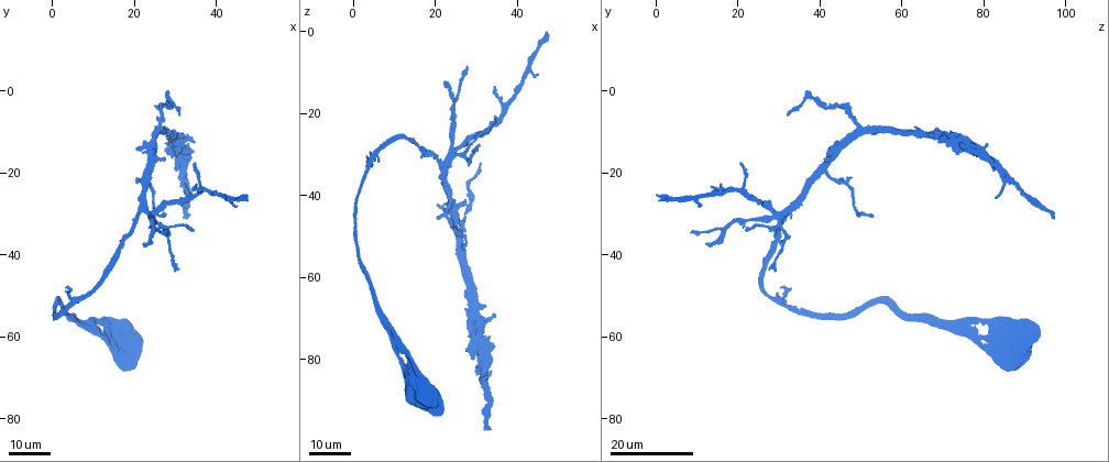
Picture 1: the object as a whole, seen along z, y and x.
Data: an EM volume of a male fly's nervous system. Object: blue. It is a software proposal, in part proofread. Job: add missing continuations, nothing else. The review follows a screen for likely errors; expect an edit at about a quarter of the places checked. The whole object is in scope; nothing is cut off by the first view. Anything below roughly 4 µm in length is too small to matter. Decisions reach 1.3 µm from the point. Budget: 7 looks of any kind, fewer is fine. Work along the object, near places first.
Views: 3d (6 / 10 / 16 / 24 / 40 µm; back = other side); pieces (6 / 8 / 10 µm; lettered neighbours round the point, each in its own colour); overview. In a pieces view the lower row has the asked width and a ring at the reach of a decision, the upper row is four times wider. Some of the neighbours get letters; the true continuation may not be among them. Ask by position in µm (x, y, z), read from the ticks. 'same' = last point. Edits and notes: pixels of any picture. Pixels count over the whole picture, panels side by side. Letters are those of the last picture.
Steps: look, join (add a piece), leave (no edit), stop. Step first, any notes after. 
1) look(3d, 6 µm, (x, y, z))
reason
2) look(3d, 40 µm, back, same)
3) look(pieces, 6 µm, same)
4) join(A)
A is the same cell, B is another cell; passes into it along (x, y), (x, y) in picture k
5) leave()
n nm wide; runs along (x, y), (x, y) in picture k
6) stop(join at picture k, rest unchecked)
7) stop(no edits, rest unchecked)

look(3d, 16 µm, (27.0, 17.0, 41.5))
branch stops here

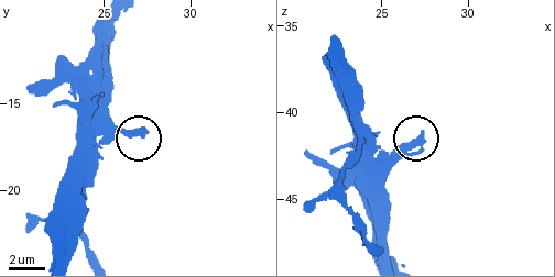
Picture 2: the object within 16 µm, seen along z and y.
look(pieces, 6 µm, (27.3, 16.6, 41.1))
what lies round it

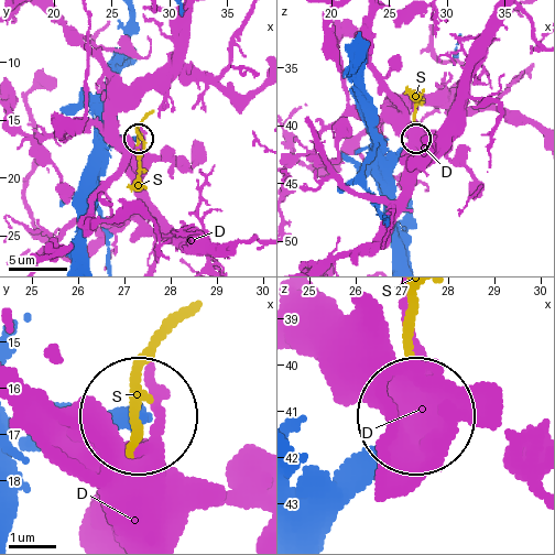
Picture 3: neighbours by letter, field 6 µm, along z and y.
leave()
D and S are other cells; no lettered piece goes on from it

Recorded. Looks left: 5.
look(3d, 16 µm, (34.0, 26.0, 83.0))
branch stops here

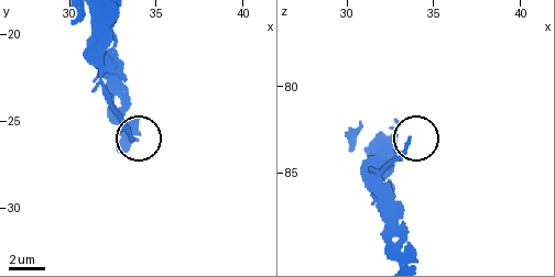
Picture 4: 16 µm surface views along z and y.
look(pieces, 6 µm, (33.6, 26.1, 83.0))

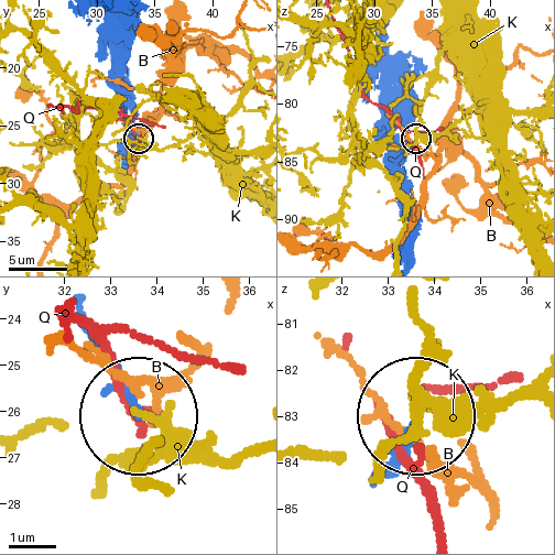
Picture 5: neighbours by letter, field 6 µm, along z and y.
leave()
B, K and Q are other cells; none of them fits

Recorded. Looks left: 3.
look(3d, 16 µm, (30.5, 43.0, 27.5))
long arm stops here

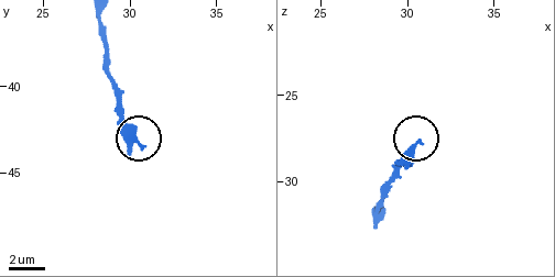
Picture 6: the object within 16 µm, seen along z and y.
look(pieces, 8 µm, (30.6, 43.5, 27.8))

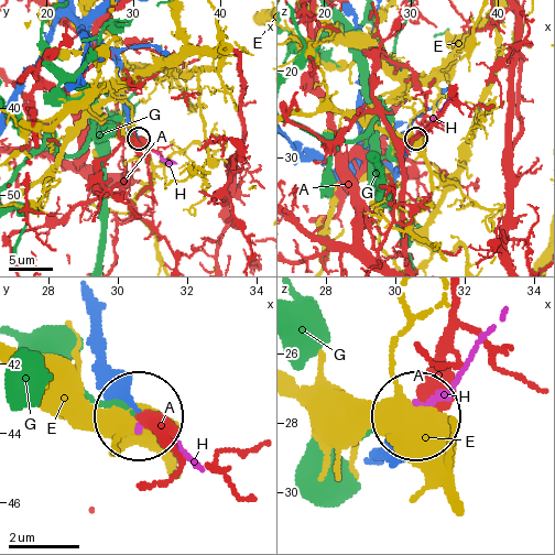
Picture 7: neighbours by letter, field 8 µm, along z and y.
join(H)
210 nm wide; H is the same cell, A, E and G are other cells; passes into it along (89, 317), (89, 341), (107, 377), (189, 459) in picture 7; the neuron continues

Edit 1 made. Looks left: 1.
stop(join at picture 7, rest unchecked)

